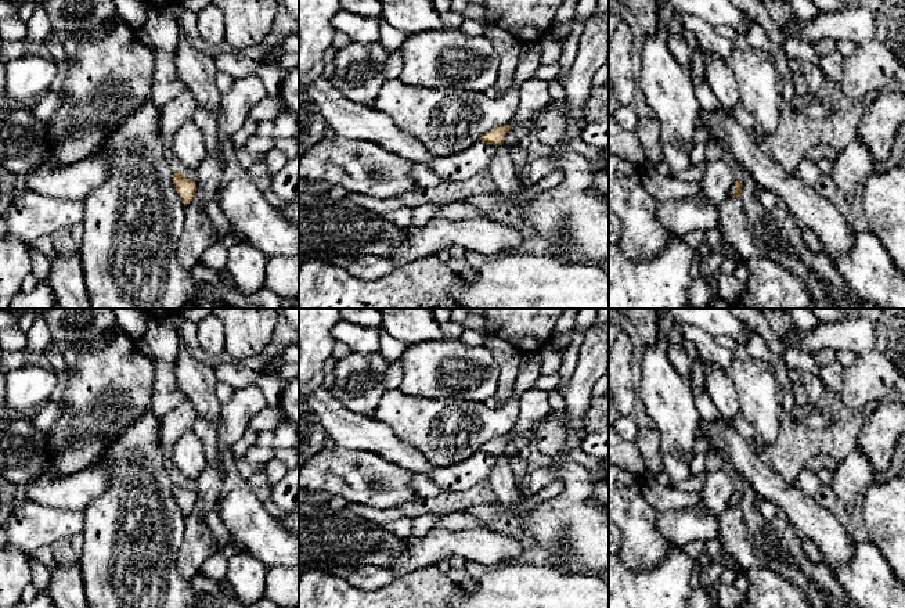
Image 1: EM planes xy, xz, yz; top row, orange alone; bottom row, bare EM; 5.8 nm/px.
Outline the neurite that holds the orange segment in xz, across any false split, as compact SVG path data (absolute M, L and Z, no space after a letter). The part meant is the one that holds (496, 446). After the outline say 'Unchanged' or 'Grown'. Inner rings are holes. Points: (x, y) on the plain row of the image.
M504 435L500 438L495 438L487 443L484 443L480 450L487 454L493 454L495 457L504 454L505 445L511 440L509 435Z. Unchanged

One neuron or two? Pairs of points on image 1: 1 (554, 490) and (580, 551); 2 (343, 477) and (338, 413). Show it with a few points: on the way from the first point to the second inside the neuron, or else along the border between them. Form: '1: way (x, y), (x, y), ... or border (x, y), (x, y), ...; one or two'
1: border (563, 482), (563, 488), (555, 496), (527, 511); two
2: border (331, 443), (372, 453); two

